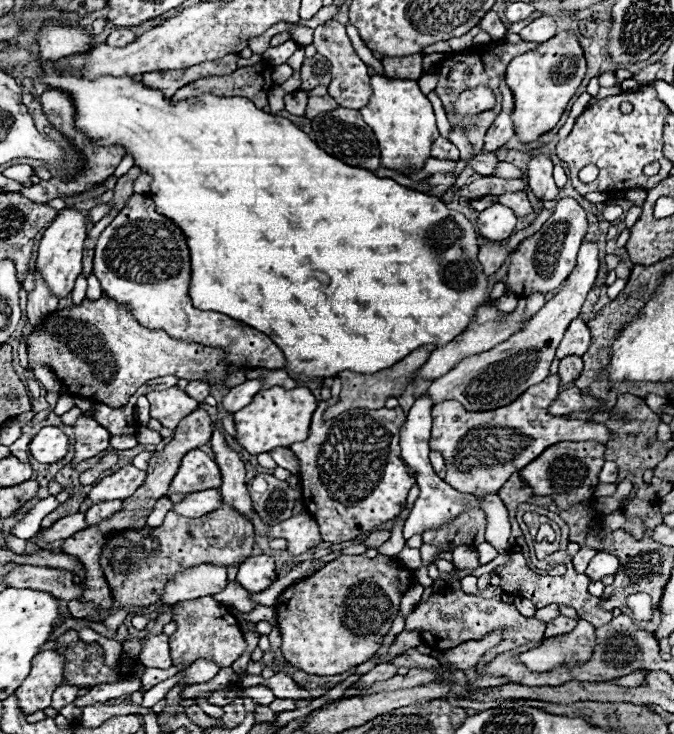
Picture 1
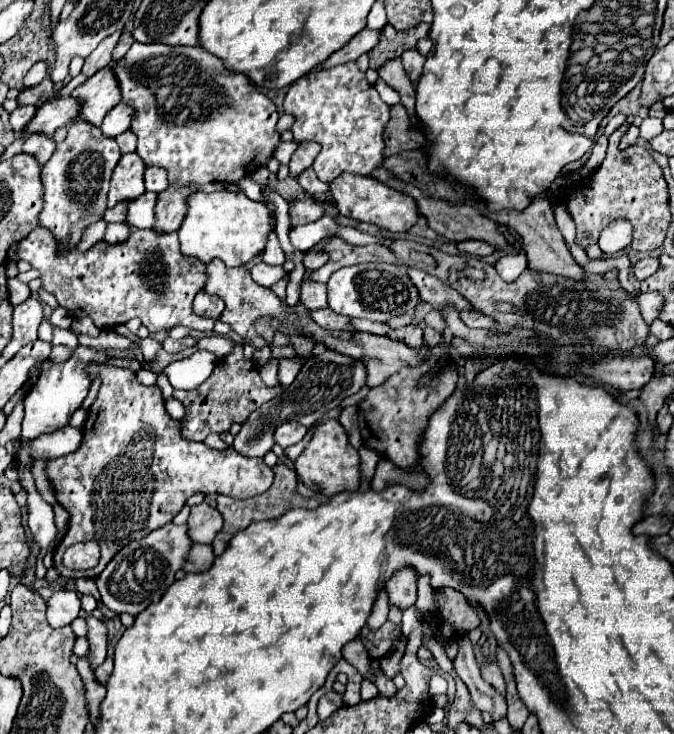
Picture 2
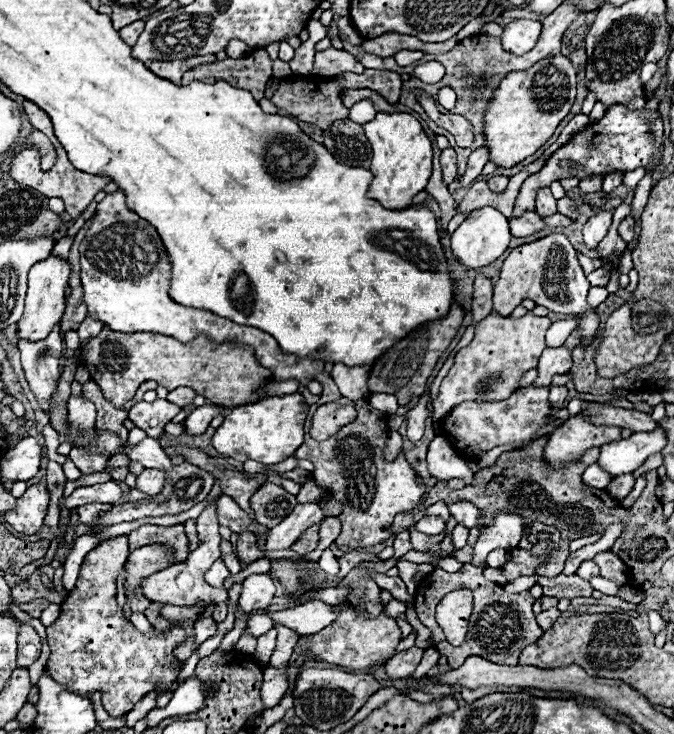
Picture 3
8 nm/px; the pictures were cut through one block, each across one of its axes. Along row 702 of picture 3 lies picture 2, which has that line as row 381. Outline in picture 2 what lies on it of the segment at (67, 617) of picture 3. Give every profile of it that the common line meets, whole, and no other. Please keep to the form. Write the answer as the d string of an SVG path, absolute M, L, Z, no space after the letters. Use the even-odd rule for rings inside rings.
M90 364L90 376L102 378L102 388L88 410L88 418L82 426L84 440L82 446L68 456L48 460L48 476L52 480L56 500L62 504L68 514L68 532L62 542L54 550L54 568L64 578L96 578L106 564L120 552L128 542L140 540L152 530L172 522L172 518L182 510L186 500L198 492L202 494L226 494L238 500L254 498L266 492L272 486L274 472L264 464L262 458L246 458L236 450L212 450L202 442L184 440L180 434L180 422L172 420L164 408L164 398L158 386L142 386L136 382L136 374L126 368L104 366L104 364ZM96 540L102 548L102 556L96 568L90 570L68 570L62 564L62 554L66 548L78 542Z

